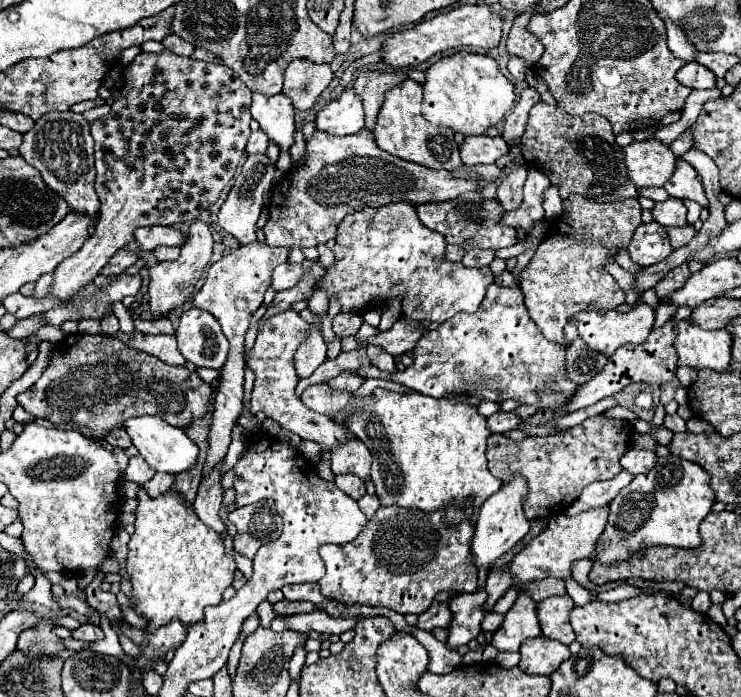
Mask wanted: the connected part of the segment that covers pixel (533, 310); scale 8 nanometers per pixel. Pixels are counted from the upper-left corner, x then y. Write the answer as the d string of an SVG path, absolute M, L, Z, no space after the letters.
M572 194L566 200L562 200L564 212L562 216L552 224L552 232L548 232L538 246L536 254L528 262L528 266L520 272L520 290L524 292L524 302L530 312L530 318L536 322L540 332L546 336L546 340L554 340L562 346L566 346L566 336L564 336L564 326L568 320L584 310L614 310L616 306L624 304L624 292L616 284L616 280L608 274L606 264L614 262L616 254L620 250L628 248L628 242L642 224L640 220L640 204L636 198L620 200L620 202L610 202L610 204L598 204L592 202L580 194Z

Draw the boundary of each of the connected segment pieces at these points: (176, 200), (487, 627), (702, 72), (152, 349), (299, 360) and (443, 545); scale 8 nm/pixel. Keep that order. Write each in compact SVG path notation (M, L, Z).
M164 50L164 52L158 52L158 54L138 54L130 66L124 70L124 74L120 76L118 84L114 86L112 90L112 98L114 98L114 104L112 104L112 110L108 116L92 122L92 138L96 142L96 194L100 198L100 216L98 216L98 222L94 226L94 234L84 242L84 246L72 254L70 258L66 258L56 270L54 270L54 286L50 290L48 296L54 296L54 298L62 298L62 300L68 300L80 286L92 282L100 270L104 268L104 264L120 250L124 248L128 242L134 240L134 230L140 228L140 226L154 226L154 224L160 224L160 226L174 226L174 224L188 224L192 220L196 220L202 212L206 212L220 196L222 188L234 178L234 172L236 172L236 166L240 162L240 158L244 156L244 148L246 148L246 142L248 142L248 136L250 136L250 102L252 102L252 92L246 84L242 84L242 80L238 80L238 76L224 64L210 64L210 62L202 62L202 60L192 60L192 58L182 58L170 50Z
M488 612L488 614L486 614L486 618L482 620L482 630L484 630L484 632L496 632L496 630L500 628L502 620L504 620L504 616L502 616L502 614Z
M698 62L684 64L678 70L676 80L688 88L714 88L716 86L716 76L706 66L702 66Z
M116 332L112 336L118 336L118 340L122 340L126 346L132 346L132 348L142 350L146 354L152 354L152 356L164 360L166 364L172 364L172 366L184 366L186 364L184 356L178 352L174 334L150 336L150 334L140 334L140 332L134 332L134 334Z
M316 326L310 328L310 336L306 336L294 360L296 360L296 372L300 376L310 376L326 360L326 342Z
M470 502L464 504L464 520L458 526L444 522L444 512L420 512L418 508L402 506L380 506L376 514L368 520L366 528L348 544L326 544L320 548L320 556L326 562L326 574L320 584L324 598L338 600L342 604L364 604L364 606L386 606L400 614L422 614L430 608L438 592L476 592L478 590L478 570L472 560L472 534L474 522L470 520L474 508Z

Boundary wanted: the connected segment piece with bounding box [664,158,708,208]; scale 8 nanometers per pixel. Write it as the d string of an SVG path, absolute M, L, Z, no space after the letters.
M682 158L678 160L678 168L676 168L674 176L664 184L664 188L674 198L690 198L690 200L698 202L700 206L708 208L708 198L704 194L702 180L700 180L698 172Z

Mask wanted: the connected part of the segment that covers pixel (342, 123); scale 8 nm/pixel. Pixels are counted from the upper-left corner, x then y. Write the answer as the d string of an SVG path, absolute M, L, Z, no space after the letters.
M346 90L338 100L332 100L316 114L316 128L336 136L356 134L364 128L362 98L354 90Z

